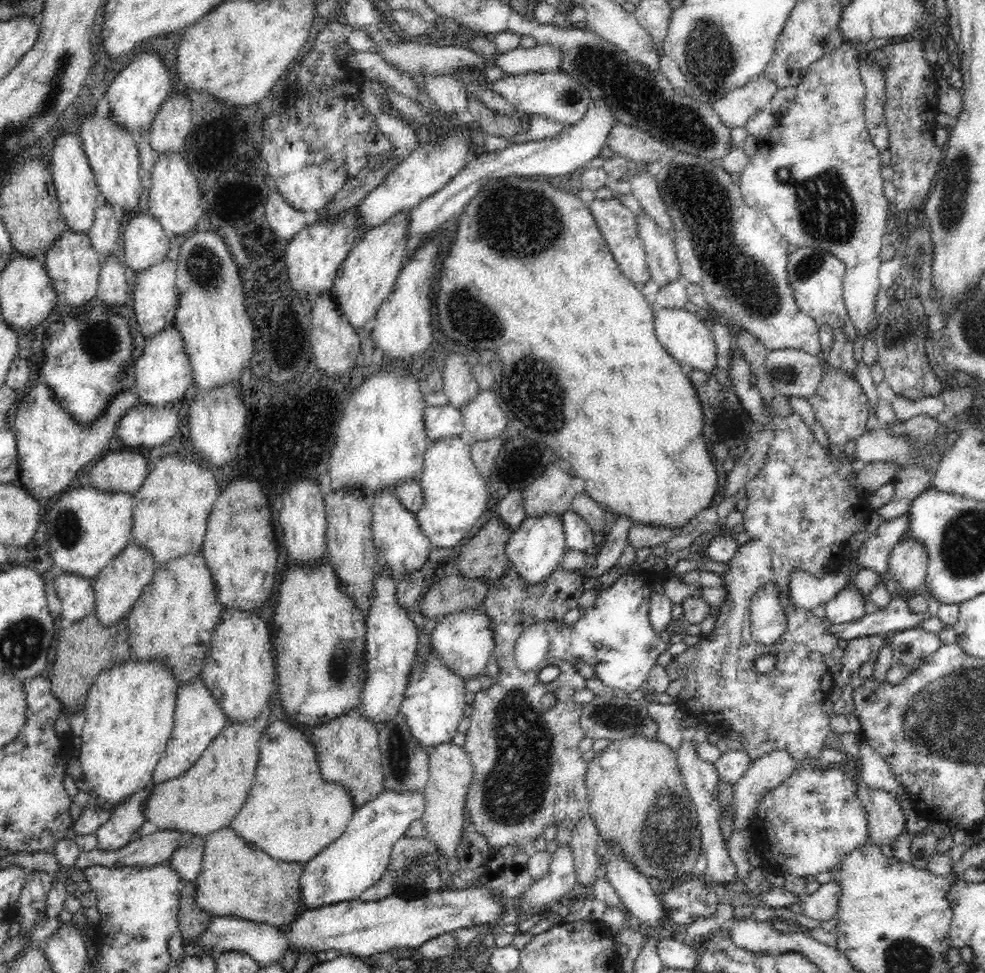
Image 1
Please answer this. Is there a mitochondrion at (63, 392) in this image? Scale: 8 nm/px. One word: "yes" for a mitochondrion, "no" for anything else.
no

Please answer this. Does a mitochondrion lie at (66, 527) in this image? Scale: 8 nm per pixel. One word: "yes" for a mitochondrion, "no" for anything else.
yes

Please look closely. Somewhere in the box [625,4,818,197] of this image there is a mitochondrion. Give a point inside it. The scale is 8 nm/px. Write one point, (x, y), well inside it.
(711, 55)

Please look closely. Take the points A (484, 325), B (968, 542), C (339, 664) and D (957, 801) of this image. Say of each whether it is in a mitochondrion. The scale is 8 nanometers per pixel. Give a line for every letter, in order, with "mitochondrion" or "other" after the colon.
A: mitochondrion
B: mitochondrion
C: mitochondrion
D: other

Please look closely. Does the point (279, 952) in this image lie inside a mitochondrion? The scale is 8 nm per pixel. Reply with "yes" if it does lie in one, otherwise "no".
no

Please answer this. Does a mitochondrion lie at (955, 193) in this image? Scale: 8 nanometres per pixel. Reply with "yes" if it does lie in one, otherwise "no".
yes

